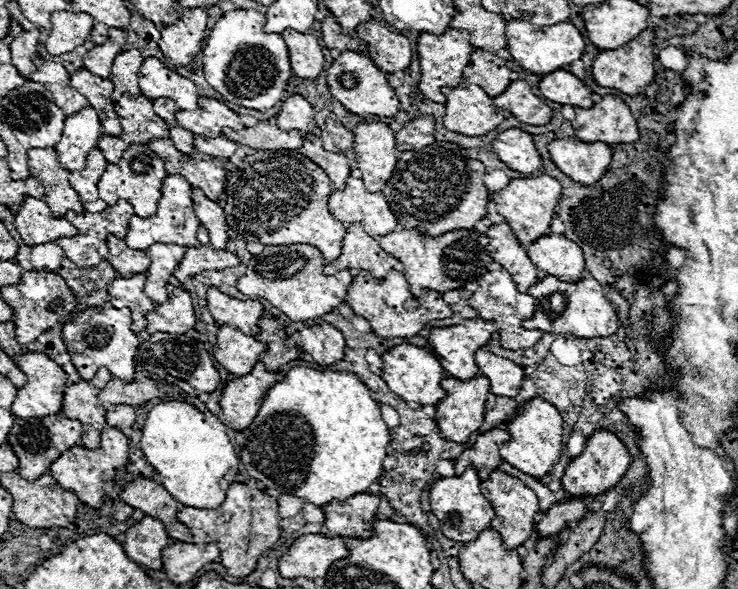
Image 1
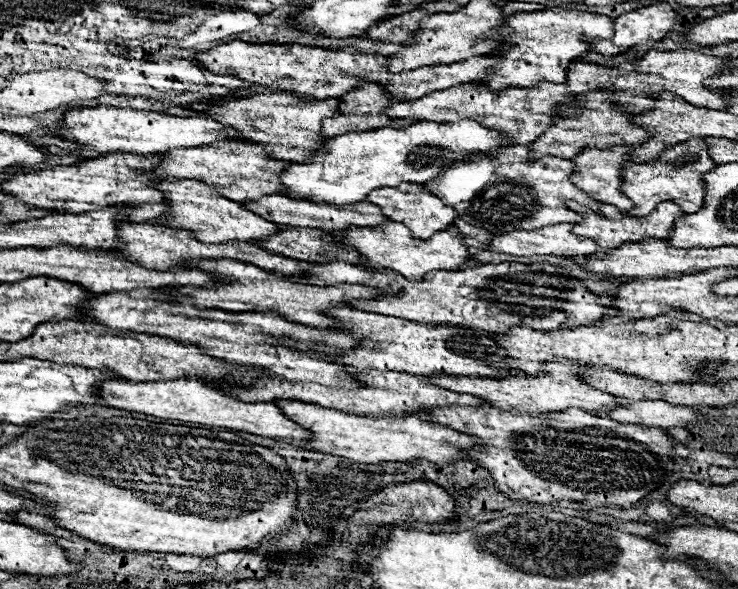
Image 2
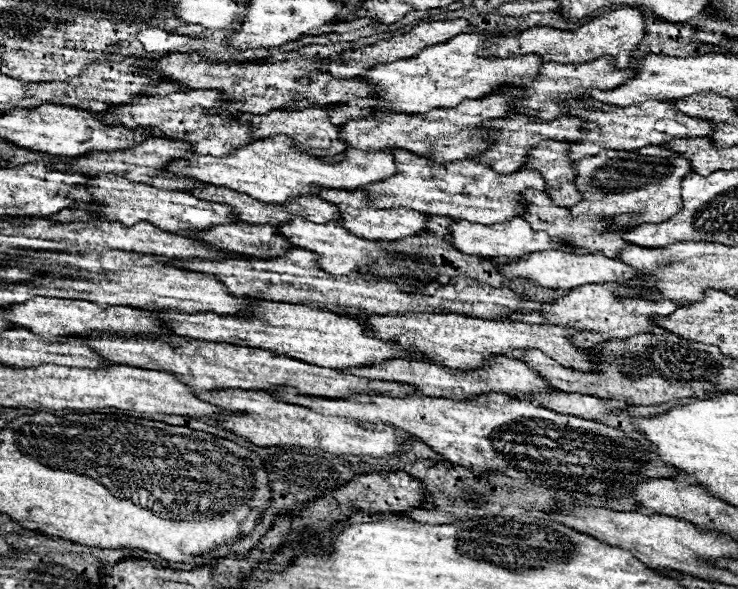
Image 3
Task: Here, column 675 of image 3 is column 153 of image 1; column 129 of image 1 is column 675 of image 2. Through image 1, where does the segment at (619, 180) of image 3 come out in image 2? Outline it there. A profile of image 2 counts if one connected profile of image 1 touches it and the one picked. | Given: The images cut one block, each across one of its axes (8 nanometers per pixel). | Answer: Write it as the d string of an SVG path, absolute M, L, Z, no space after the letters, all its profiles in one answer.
M692 138L674 148L668 148L666 152L662 152L662 156L654 164L626 164L626 170L622 174L622 180L624 180L622 192L630 196L630 200L634 200L634 208L628 210L628 214L630 216L650 214L660 202L666 202L666 200L674 200L688 214L698 212L706 196L706 186L702 176L716 166L718 164L714 164L714 160L708 154L706 140L702 138Z

